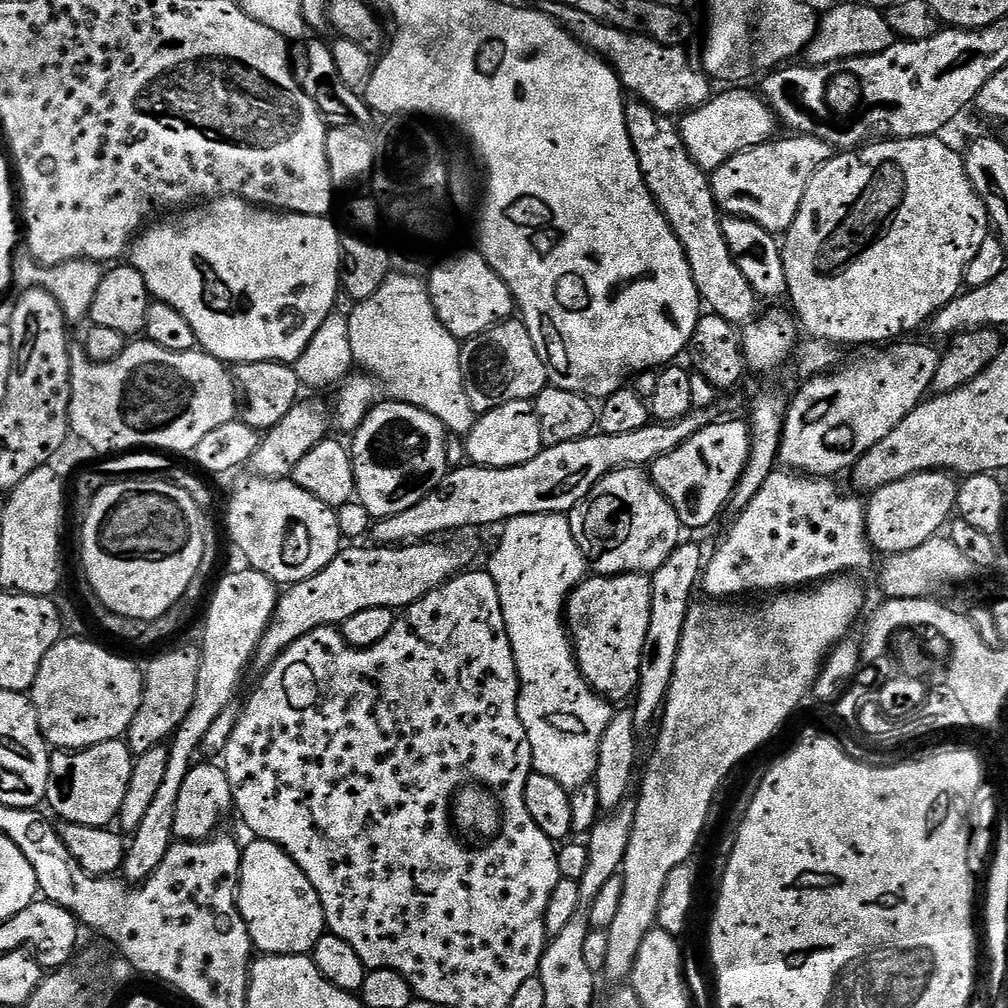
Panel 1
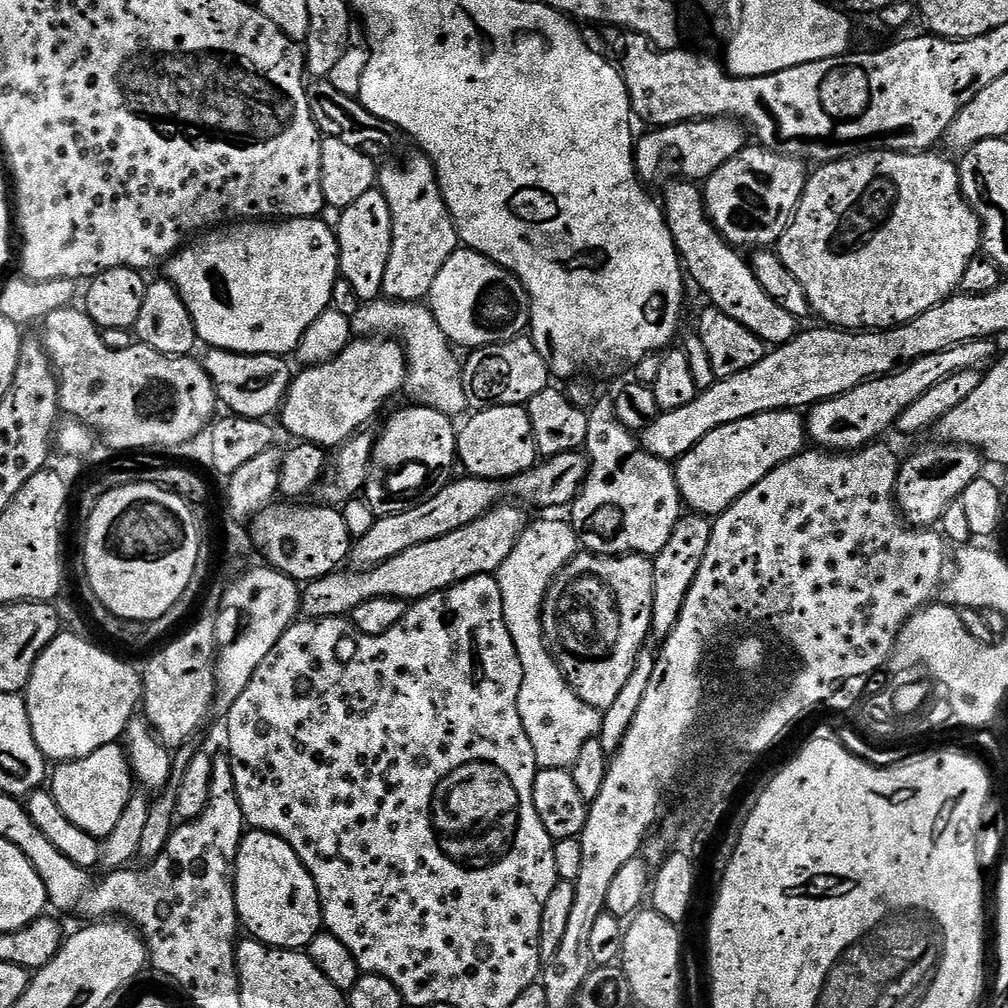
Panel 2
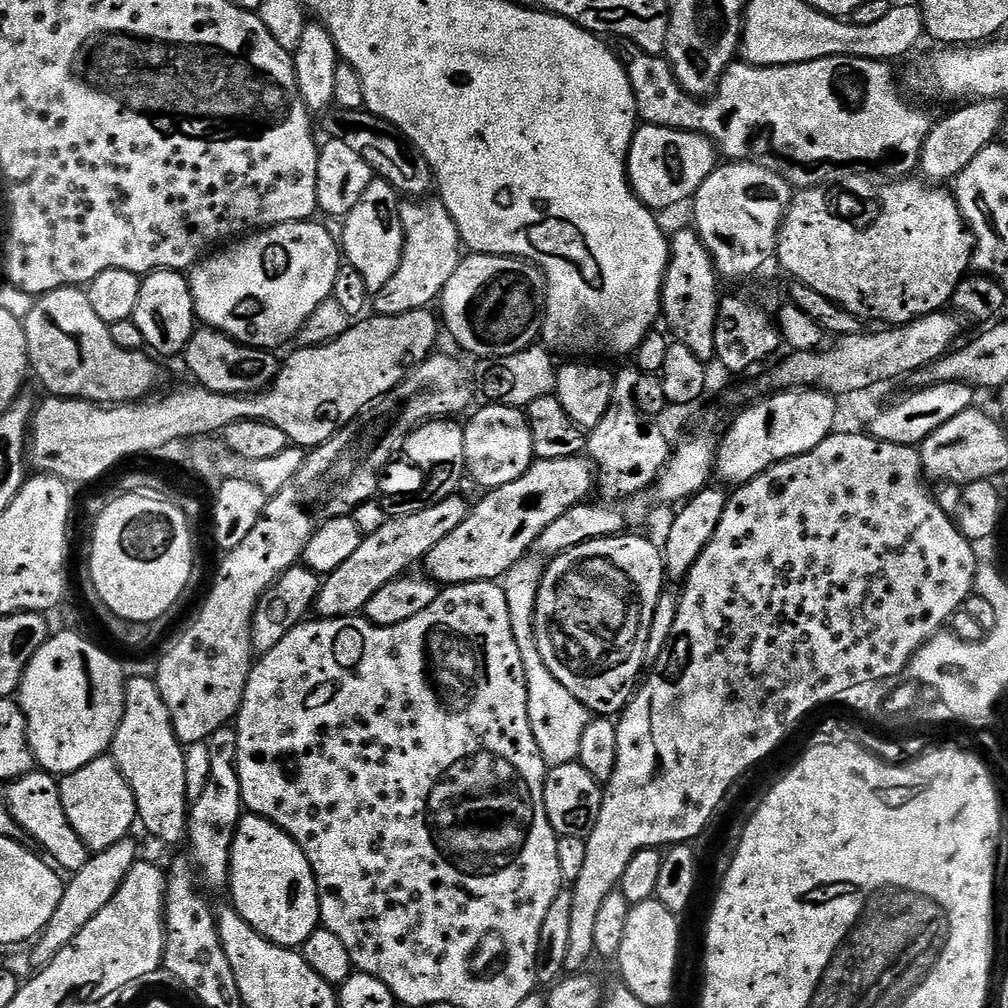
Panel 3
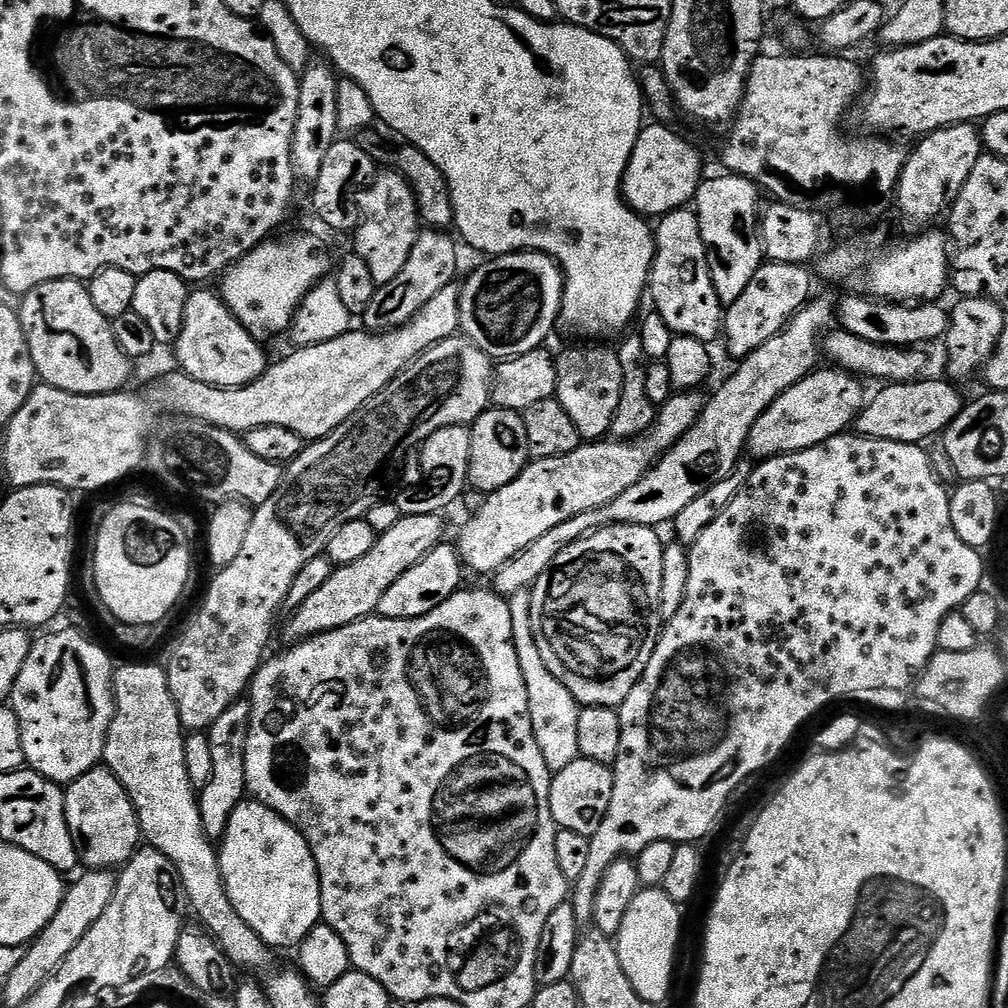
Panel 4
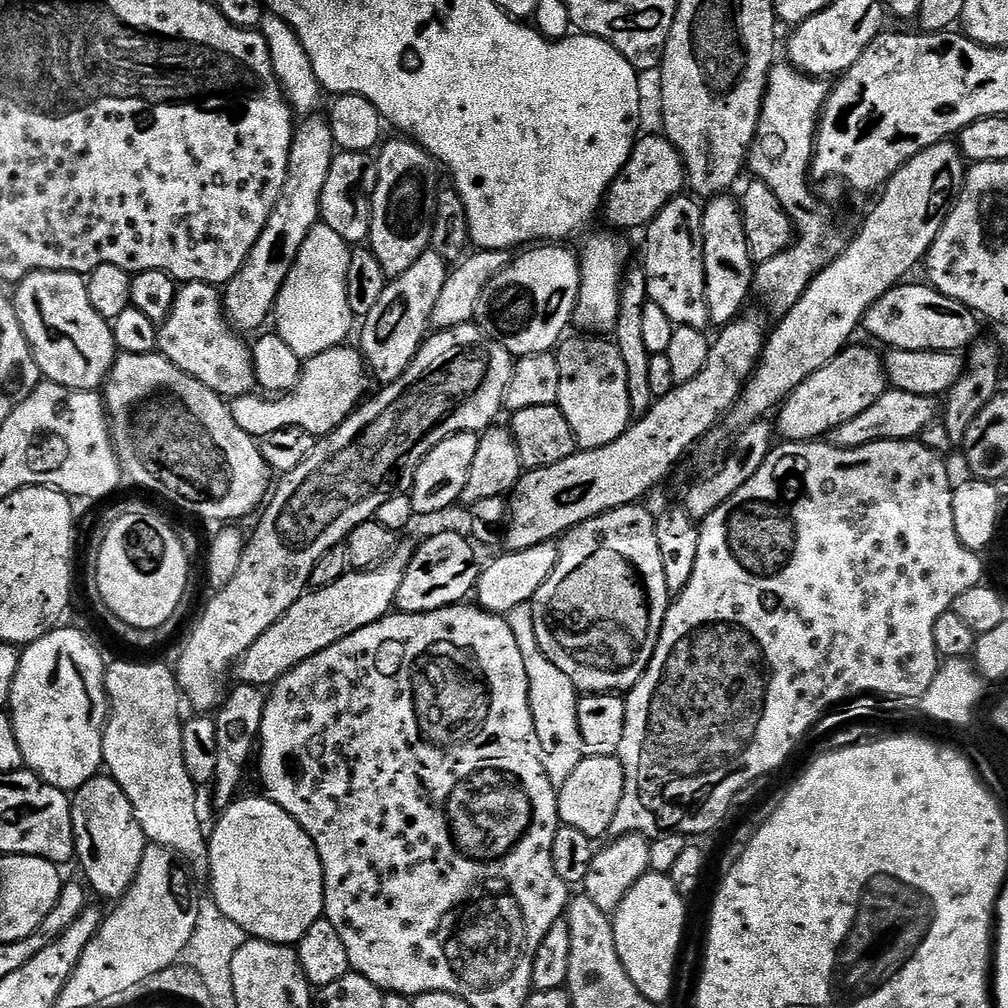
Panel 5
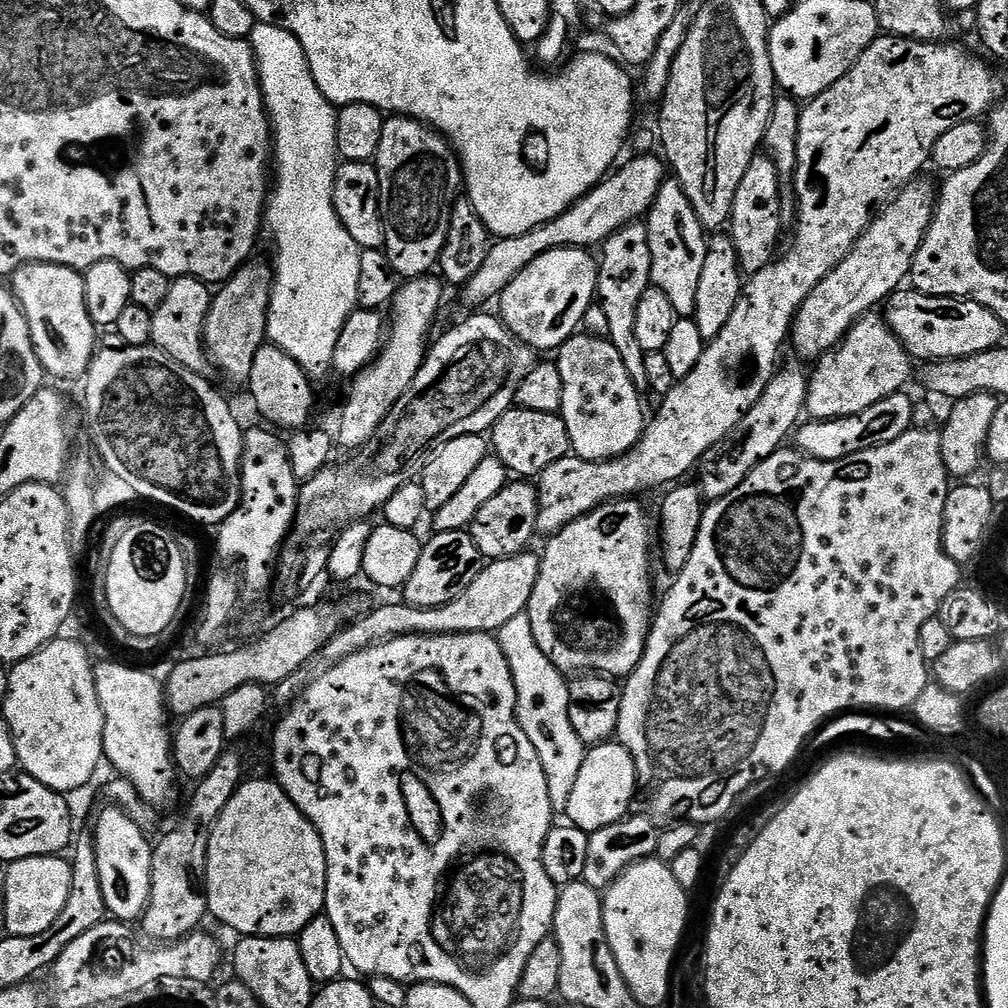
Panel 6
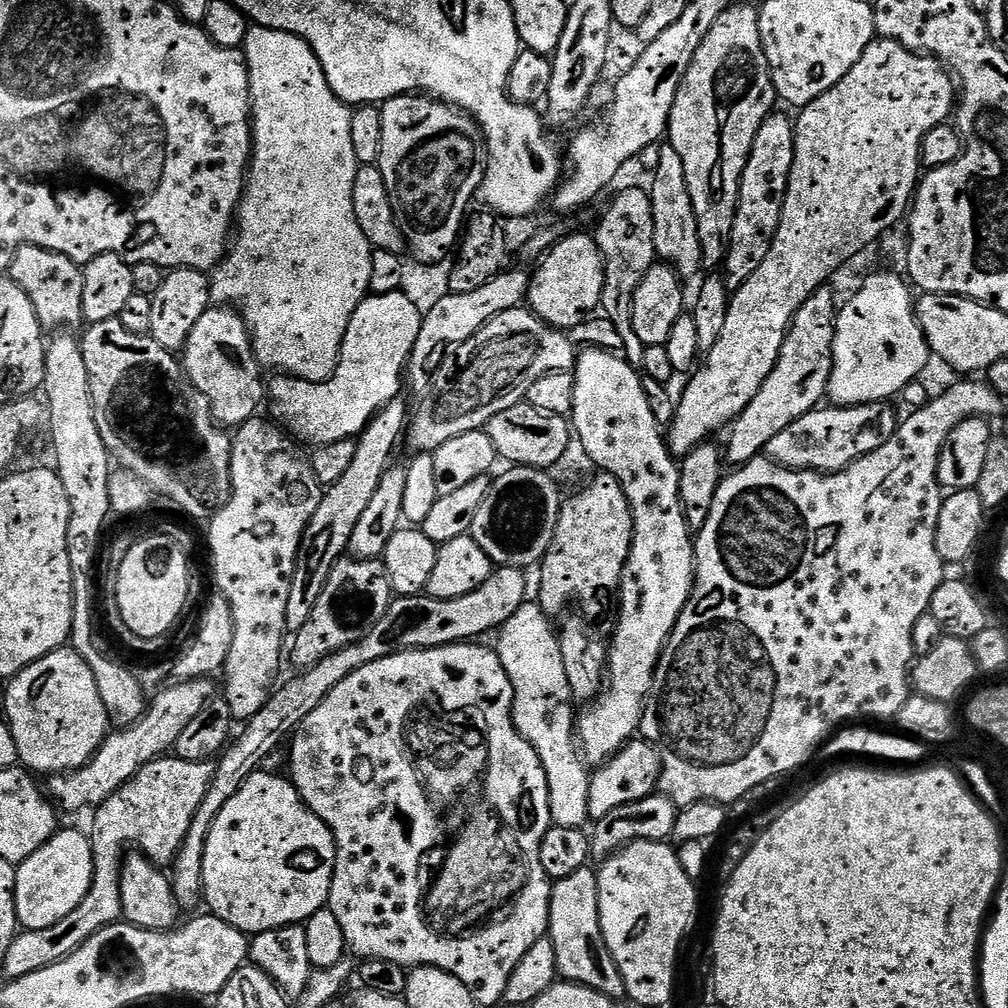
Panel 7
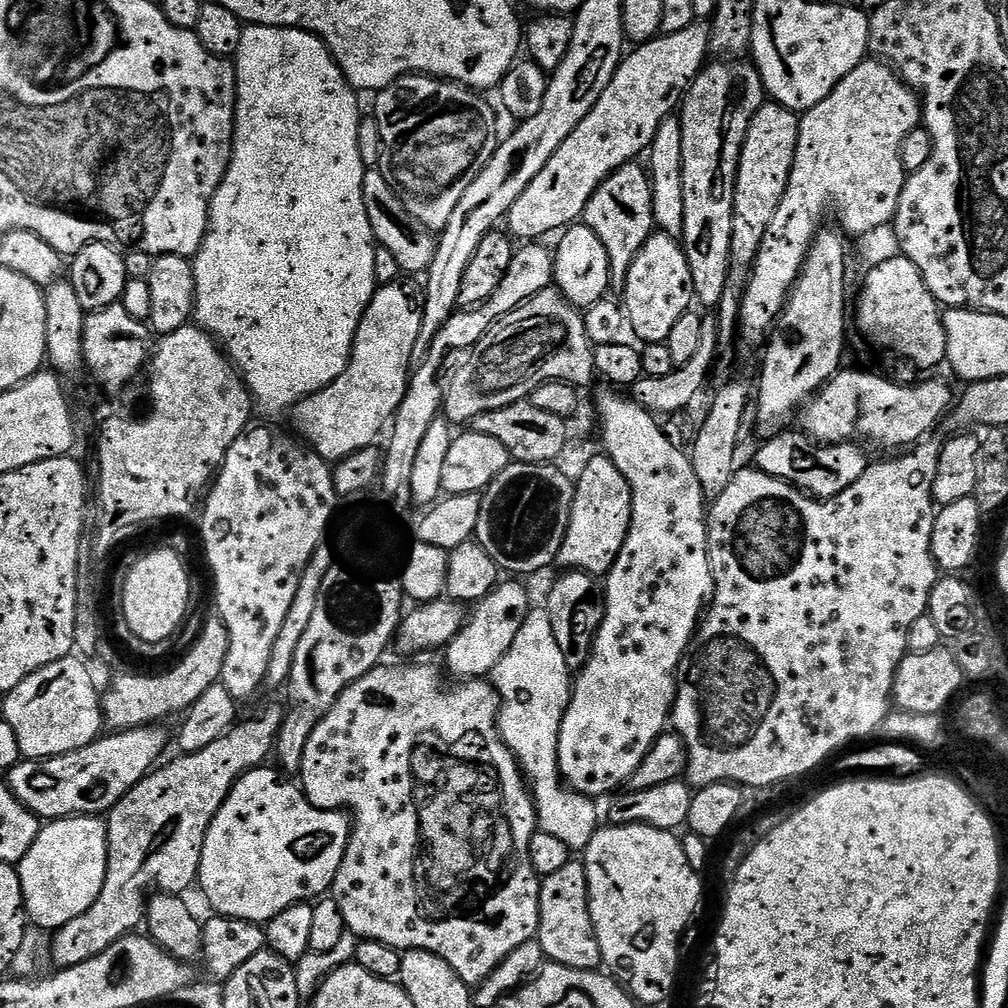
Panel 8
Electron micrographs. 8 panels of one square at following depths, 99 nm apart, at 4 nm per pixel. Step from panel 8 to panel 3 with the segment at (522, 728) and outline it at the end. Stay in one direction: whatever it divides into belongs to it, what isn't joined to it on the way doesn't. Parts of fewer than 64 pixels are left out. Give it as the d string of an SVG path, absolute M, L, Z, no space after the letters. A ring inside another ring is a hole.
M539 555L524 556L502 578L502 587L506 594L506 606L510 606L510 626L514 630L514 642L518 642L518 650L522 654L522 666L526 674L528 687L528 713L530 726L534 730L534 742L538 742L538 750L542 754L545 765L571 764L579 761L578 746L582 746L582 733L590 719L590 713L550 670L546 670L546 662L538 654L536 641L536 603L538 590L544 577L545 561Z

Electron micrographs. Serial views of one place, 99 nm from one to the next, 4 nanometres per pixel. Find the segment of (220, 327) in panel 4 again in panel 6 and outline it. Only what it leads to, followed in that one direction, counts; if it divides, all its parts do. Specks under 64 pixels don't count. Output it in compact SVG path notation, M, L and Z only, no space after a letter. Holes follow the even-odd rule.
M177 276L173 279L170 294L166 294L162 306L152 312L152 344L170 354L174 362L186 366L186 370L194 370L194 374L206 377L211 377L214 372L212 357L204 346L204 327L213 295L213 289L204 281L193 276Z

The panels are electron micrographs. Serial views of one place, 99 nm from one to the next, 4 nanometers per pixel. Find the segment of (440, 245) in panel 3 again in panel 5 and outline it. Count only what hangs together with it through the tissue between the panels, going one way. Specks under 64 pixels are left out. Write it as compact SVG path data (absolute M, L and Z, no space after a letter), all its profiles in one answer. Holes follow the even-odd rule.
M424 252L422 258L418 258L418 262L410 266L410 270L406 270L406 274L393 276L387 281L382 298L375 303L374 310L363 317L364 329L360 332L358 348L375 383L377 380L377 385L393 384L398 378L402 378L402 374L418 354L420 345L429 335L434 302L438 302L438 294L442 294L442 286L446 286L449 271L449 261L437 252Z

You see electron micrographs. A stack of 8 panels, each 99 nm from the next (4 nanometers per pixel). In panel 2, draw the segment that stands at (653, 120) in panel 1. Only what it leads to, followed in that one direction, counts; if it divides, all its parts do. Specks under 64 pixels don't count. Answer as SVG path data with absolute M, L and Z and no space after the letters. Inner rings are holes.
M676 178L673 184L666 185L662 207L683 267L691 283L693 280L704 291L711 307L722 310L722 314L734 318L734 322L742 322L746 330L753 332L768 346L785 344L798 335L797 316L782 310L782 306L778 306L766 290L762 290L762 282L758 282L751 263L745 257L743 260L740 257L743 255L712 225L703 191L693 181Z

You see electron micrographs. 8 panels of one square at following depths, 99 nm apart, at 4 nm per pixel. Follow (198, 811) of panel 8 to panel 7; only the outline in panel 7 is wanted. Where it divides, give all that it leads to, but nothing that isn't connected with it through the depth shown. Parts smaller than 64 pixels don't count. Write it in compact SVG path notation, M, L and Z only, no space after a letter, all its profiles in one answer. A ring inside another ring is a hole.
M169 754L161 759L151 760L149 764L142 766L138 770L138 774L134 774L134 778L130 778L114 794L110 794L110 798L106 798L106 802L96 805L91 813L91 816L93 815L92 832L90 831L94 872L92 885L86 898L82 898L82 902L78 902L78 910L70 910L70 914L66 914L66 918L62 918L62 922L54 922L54 926L46 926L46 930L17 931L14 942L10 942L10 950L6 950L6 958L2 962L3 979L10 981L26 978L26 974L34 974L34 970L42 970L46 966L66 958L71 952L78 950L78 946L82 946L94 934L98 934L98 930L117 923L122 916L120 867L124 865L126 850L132 849L147 856L157 866L171 865L190 830L190 822L198 814L198 806L202 806L202 798L206 798L206 790L210 790L210 782L215 773L215 763L206 760L190 762L181 760L175 754Z

